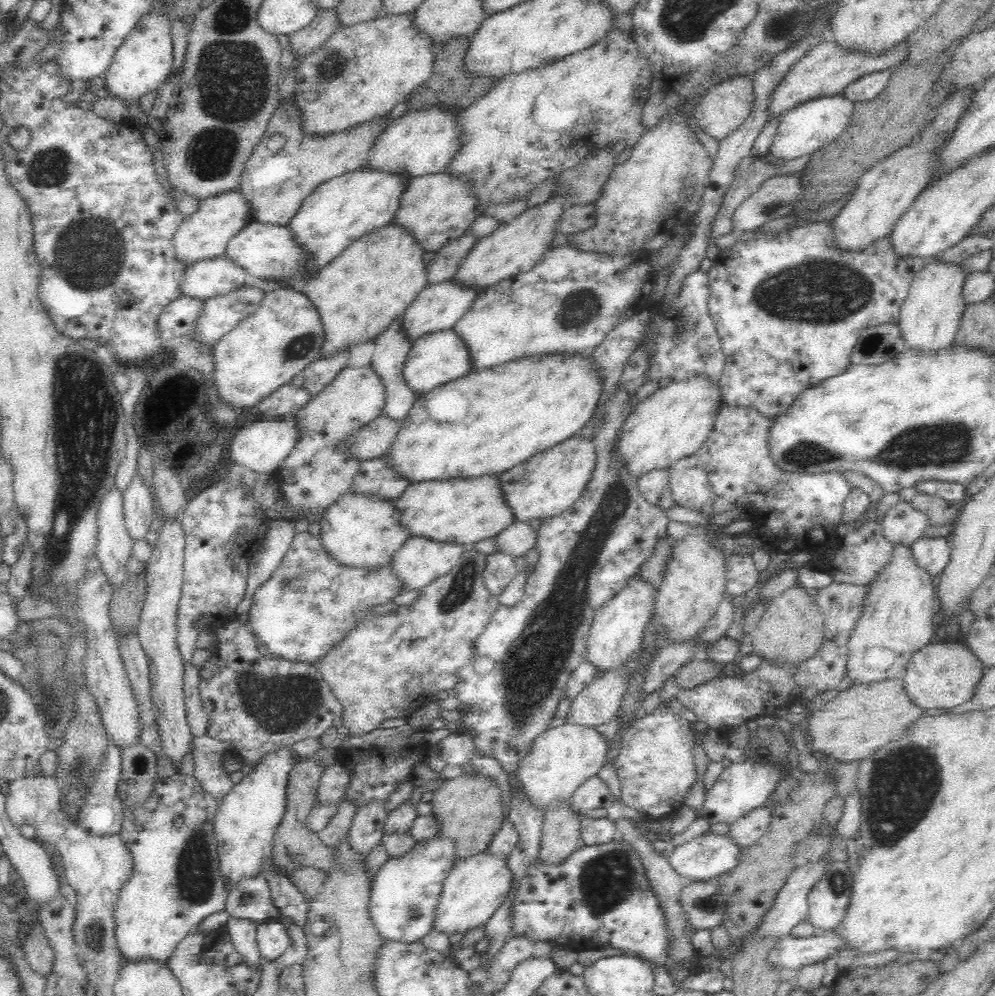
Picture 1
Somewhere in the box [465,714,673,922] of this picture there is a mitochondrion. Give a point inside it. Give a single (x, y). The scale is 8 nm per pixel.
(607, 881)

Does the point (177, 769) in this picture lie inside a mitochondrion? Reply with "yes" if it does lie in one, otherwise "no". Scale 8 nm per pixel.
no

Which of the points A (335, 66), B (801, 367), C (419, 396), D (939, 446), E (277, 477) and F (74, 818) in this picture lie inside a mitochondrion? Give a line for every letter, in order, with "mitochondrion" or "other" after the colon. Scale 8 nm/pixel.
A: mitochondrion
B: other
C: other
D: mitochondrion
E: other
F: other

